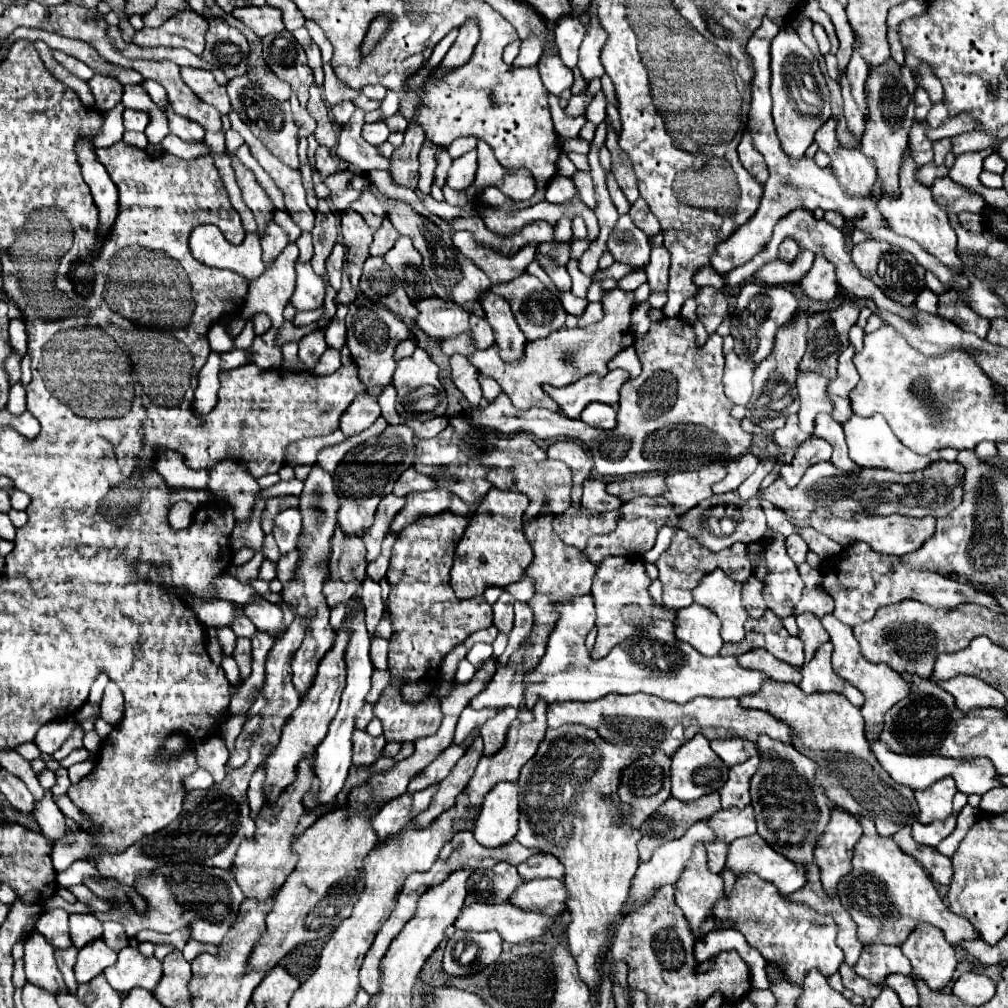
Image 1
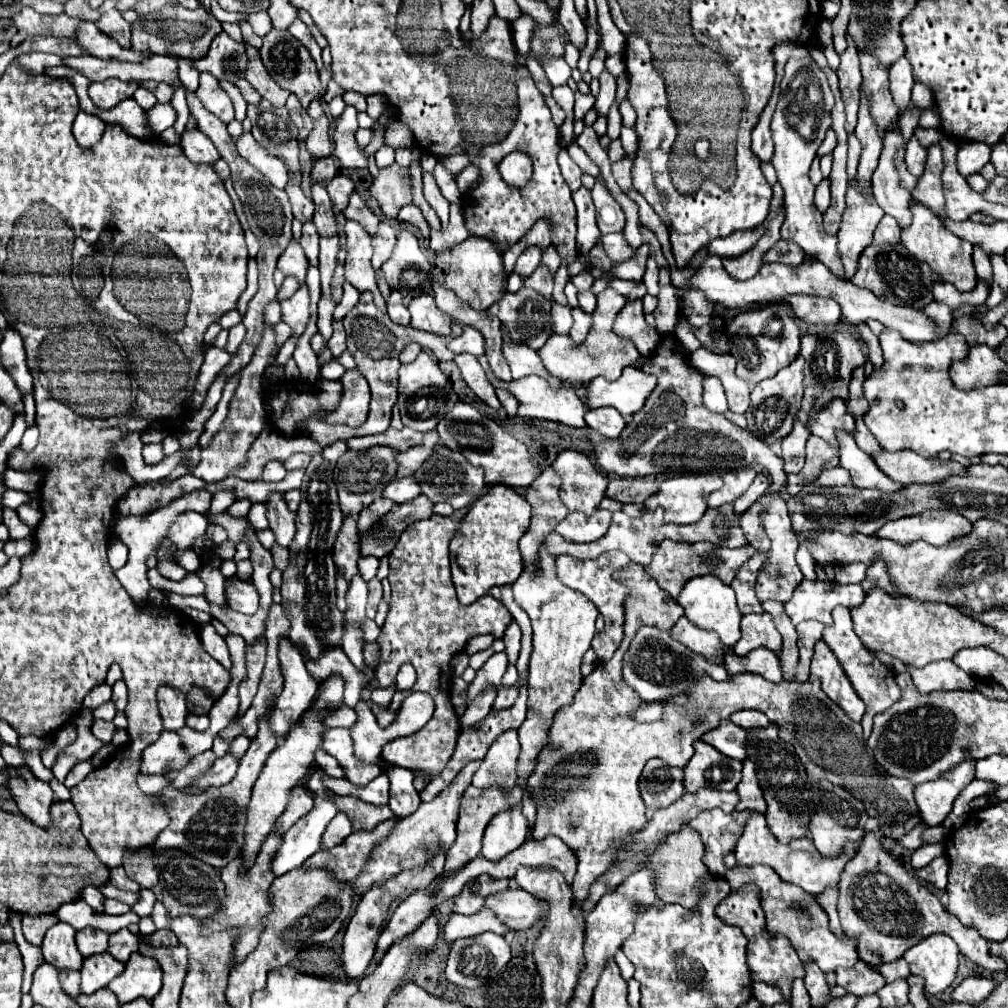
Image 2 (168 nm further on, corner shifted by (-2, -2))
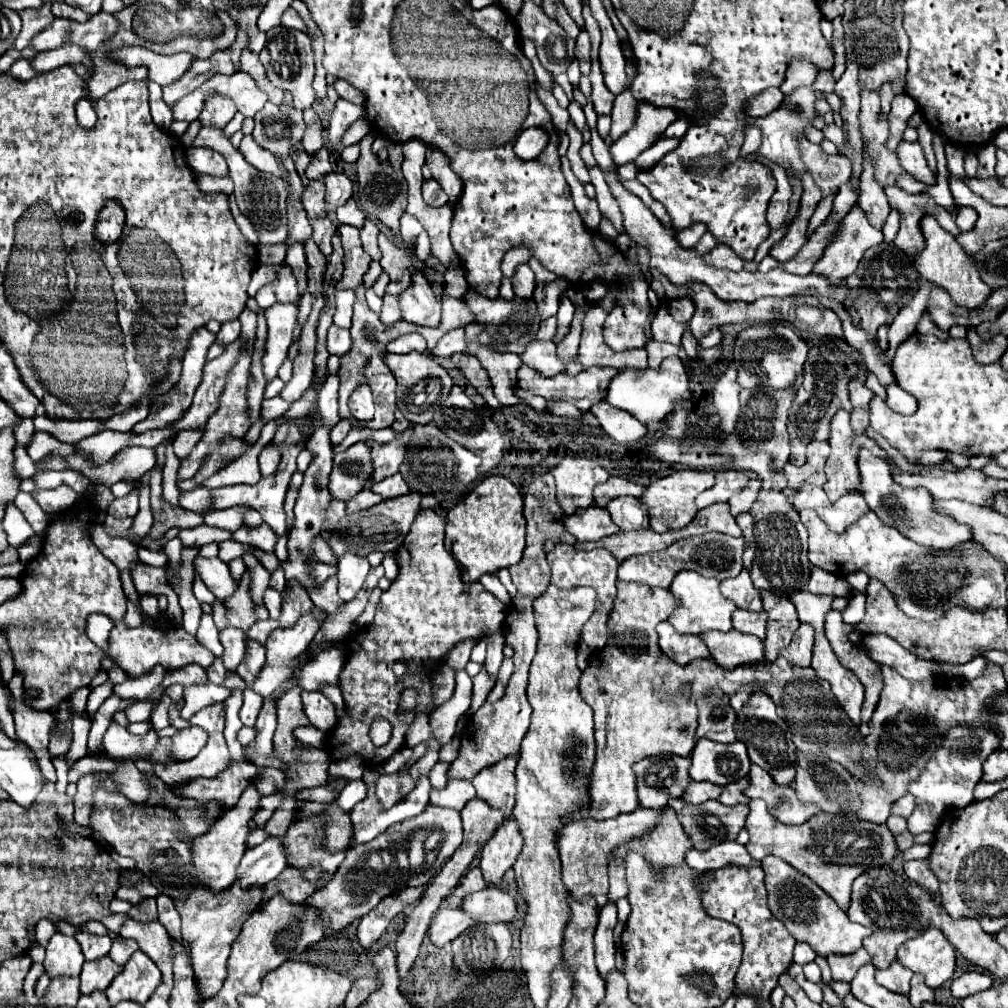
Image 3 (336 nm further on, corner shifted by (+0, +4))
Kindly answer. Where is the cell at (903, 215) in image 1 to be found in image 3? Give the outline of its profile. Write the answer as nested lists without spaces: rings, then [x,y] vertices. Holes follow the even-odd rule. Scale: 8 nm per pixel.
[[[927,215],[923,217],[921,221],[921,229],[923,229],[923,235],[925,235],[925,249],[915,257],[915,267],[919,271],[919,275],[931,283],[935,283],[937,287],[945,289],[951,299],[963,307],[963,309],[979,309],[985,305],[987,297],[993,293],[991,287],[987,287],[981,279],[979,279],[979,273],[977,269],[973,267],[973,261],[971,257],[959,247],[959,243],[955,241],[955,237],[951,233],[947,233],[937,221],[935,217]]]

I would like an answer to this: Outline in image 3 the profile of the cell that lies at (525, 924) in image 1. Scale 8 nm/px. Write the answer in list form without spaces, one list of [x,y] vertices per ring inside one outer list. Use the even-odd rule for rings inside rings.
[[[441,907],[431,921],[429,939],[433,945],[443,947],[445,943],[455,941],[471,925],[475,925],[475,921],[469,919],[465,911],[453,909],[453,907]]]

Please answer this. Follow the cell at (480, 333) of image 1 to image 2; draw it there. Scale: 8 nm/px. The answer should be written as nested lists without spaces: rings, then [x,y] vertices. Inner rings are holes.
[[[465,325],[463,333],[449,343],[449,349],[453,353],[471,353],[471,355],[479,357],[485,353],[485,337],[475,327]]]

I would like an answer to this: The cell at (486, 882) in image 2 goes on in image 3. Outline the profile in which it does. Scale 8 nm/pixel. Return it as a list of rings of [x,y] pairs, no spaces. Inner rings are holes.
[[[479,867],[469,869],[469,871],[461,877],[459,885],[451,891],[451,895],[447,895],[447,903],[449,903],[451,907],[459,907],[465,895],[475,893],[475,891],[481,891],[481,889],[485,889],[485,887],[487,887],[487,883],[485,883],[485,879],[483,879],[481,869],[479,869]]]

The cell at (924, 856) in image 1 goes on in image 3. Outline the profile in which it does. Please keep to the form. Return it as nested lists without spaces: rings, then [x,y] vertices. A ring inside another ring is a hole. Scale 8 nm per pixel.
[[[907,861],[907,863],[905,863],[905,875],[907,875],[913,883],[925,887],[931,895],[939,891],[939,881],[937,881],[935,875],[931,873],[927,861]]]

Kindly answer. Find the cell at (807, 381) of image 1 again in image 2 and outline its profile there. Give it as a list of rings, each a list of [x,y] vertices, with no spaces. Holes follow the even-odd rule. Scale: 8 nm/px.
[[[833,399],[833,403],[827,403],[825,407],[821,407],[819,411],[813,413],[813,419],[809,419],[807,427],[809,427],[811,435],[817,435],[817,437],[825,439],[827,443],[831,443],[833,447],[837,447],[835,429],[845,429],[845,431],[853,433],[855,421],[853,421],[853,417],[847,415],[845,403],[841,399]]]

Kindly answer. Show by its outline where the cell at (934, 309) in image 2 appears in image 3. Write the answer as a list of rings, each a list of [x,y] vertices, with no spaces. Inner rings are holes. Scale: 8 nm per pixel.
[[[923,313],[923,317],[919,319],[919,323],[917,323],[915,331],[917,331],[917,333],[921,333],[921,335],[935,335],[935,337],[939,337],[941,340],[946,340],[950,337],[947,331],[941,331],[937,325],[933,325],[933,321],[929,319],[929,315],[927,315],[927,313]]]

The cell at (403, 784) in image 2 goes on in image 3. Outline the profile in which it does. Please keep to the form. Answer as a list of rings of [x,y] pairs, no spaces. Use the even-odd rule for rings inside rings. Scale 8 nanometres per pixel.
[[[437,762],[434,767],[431,769],[429,779],[431,779],[431,785],[433,788],[442,789],[446,787],[449,783],[449,779],[446,776],[449,763],[446,762]]]

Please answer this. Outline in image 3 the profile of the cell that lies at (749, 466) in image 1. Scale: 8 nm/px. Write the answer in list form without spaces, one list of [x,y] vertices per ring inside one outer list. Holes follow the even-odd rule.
[[[719,471],[715,473],[715,485],[703,491],[695,503],[699,509],[709,507],[713,503],[727,503],[735,493],[739,493],[749,481],[749,475],[743,471]]]

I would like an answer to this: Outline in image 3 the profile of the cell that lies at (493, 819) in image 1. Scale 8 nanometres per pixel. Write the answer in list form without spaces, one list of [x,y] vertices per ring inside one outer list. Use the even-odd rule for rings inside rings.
[[[507,819],[481,851],[481,871],[489,885],[501,885],[507,869],[513,867],[523,845],[523,837],[513,819]]]

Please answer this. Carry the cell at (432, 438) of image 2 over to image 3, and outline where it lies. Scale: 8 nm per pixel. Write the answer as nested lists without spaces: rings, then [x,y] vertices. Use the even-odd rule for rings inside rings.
[[[411,429],[399,433],[389,443],[373,443],[371,447],[371,459],[373,459],[373,481],[381,481],[383,477],[389,477],[399,471],[399,465],[403,463],[403,457],[407,453],[407,441],[411,437]]]

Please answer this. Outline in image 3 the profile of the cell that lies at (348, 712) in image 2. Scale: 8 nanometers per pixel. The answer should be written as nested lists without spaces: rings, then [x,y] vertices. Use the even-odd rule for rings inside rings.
[[[301,691],[301,701],[305,715],[317,729],[327,733],[337,725],[335,705],[321,691]]]

